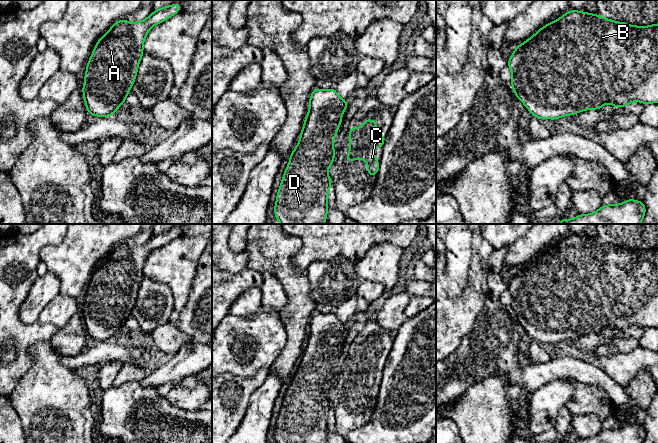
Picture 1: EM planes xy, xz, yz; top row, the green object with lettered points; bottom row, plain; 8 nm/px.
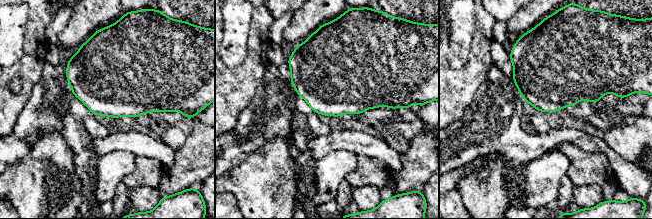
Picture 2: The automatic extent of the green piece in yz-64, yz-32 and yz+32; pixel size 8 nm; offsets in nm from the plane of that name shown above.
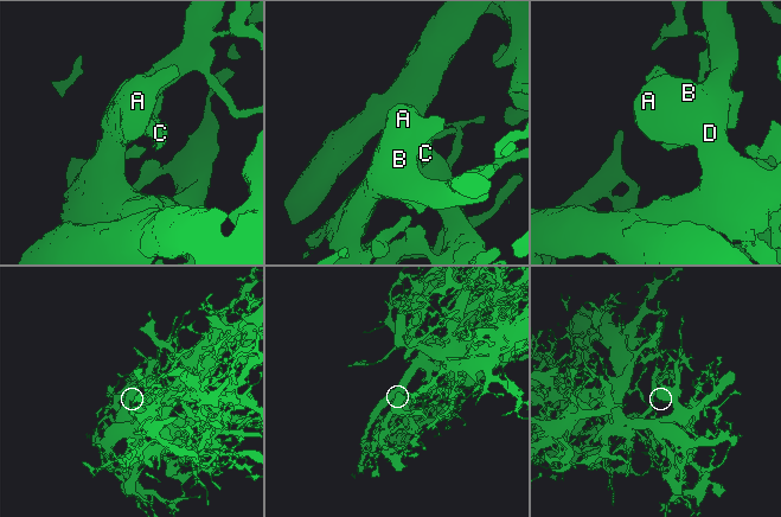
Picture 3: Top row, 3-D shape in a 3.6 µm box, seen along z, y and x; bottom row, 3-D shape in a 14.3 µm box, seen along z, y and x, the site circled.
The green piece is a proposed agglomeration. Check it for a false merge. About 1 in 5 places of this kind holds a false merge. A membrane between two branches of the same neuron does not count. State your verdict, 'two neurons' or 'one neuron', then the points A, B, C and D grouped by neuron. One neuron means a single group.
one neuron; A B C D

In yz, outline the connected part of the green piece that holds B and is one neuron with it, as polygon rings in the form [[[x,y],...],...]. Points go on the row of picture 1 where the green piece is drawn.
[[[569,10],[557,20],[543,26],[525,42],[517,45],[507,62],[507,66],[512,73],[511,87],[516,98],[526,106],[533,117],[539,119],[557,120],[567,115],[576,115],[582,110],[595,109],[598,111],[606,103],[612,104],[614,108],[622,108],[633,101],[641,102],[644,106],[650,103],[658,103],[658,23],[650,26],[634,26],[607,19],[597,14]]]

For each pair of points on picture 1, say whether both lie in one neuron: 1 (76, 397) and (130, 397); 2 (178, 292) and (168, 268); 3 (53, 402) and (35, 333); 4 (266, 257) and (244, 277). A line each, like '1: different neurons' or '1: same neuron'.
1: different neurons
2: same neuron
3: different neurons
4: different neurons

